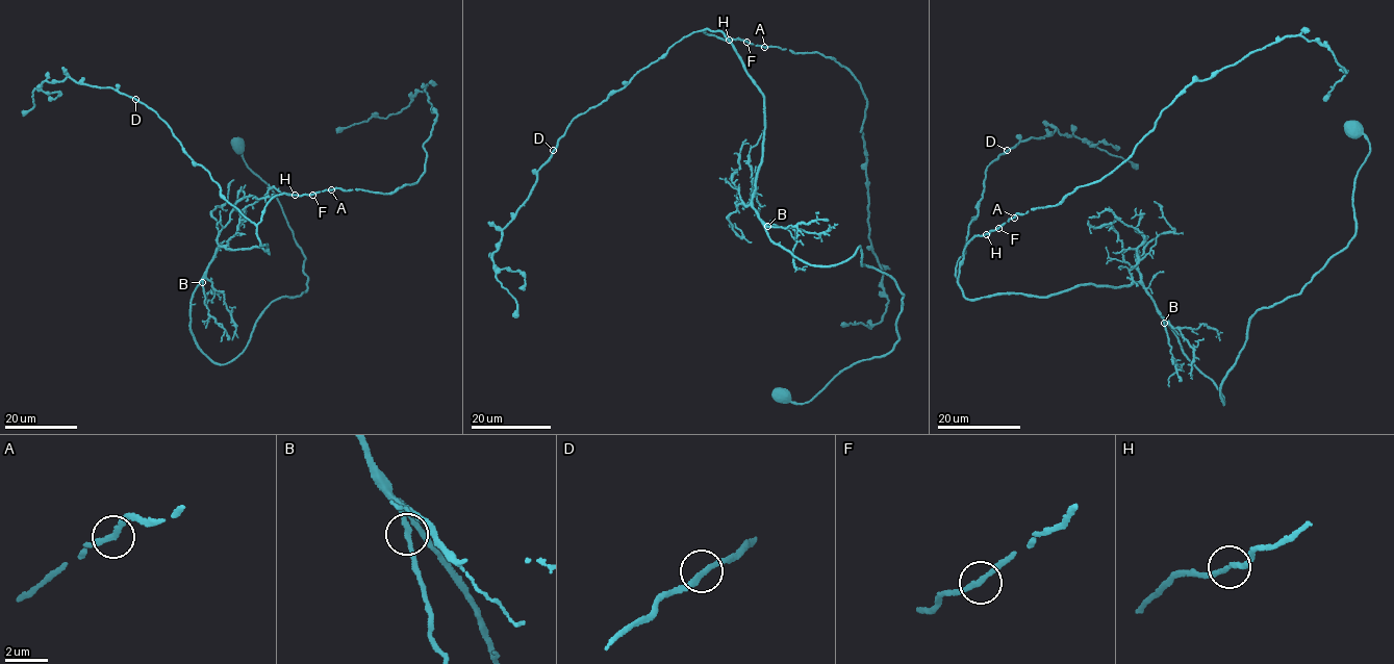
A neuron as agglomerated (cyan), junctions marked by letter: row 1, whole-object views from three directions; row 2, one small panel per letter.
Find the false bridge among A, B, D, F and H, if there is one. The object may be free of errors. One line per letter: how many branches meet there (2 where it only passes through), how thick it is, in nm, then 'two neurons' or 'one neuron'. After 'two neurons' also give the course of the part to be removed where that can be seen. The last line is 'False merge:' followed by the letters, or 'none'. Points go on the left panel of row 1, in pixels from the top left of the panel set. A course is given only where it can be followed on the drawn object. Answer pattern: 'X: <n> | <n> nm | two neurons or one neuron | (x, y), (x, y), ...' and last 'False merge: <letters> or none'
A: 2 | 200 nm | one neuron
B: 2 | 200 nm | one neuron
D: 2 | 240 nm | one neuron
F: 2 | 240 nm | one neuron
H: 2 | 200 nm | one neuron
False merge: none

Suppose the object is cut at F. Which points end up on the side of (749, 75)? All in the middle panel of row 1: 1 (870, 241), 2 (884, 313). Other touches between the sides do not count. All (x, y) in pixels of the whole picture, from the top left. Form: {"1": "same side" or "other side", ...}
{"1": "other side", "2": "other side"}

